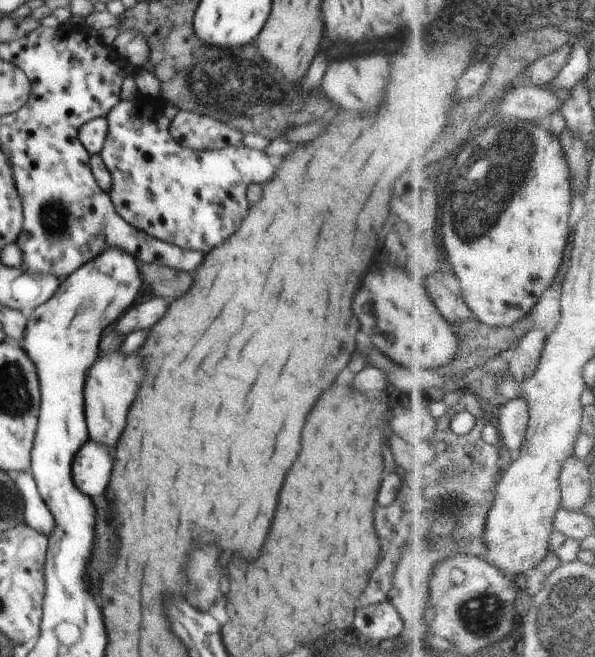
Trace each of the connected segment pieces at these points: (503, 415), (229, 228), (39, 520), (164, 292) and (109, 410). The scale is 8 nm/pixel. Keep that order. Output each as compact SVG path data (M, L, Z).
M511 393L508 402L499 408L497 432L503 435L503 442L510 450L521 452L531 421L529 400L524 396L516 397Z
M138 94L138 99L133 101L120 100L120 102L107 114L107 137L105 138L102 150L99 152L106 168L111 174L111 187L107 193L110 195L115 211L133 227L143 230L146 234L160 239L161 241L176 245L180 249L192 249L193 251L200 251L202 253L210 252L214 246L222 244L226 238L230 238L230 236L234 234L234 230L238 230L240 222L244 220L246 210L248 210L248 202L246 202L248 185L256 182L258 182L258 184L268 182L268 180L274 176L274 166L272 166L270 160L264 156L264 152L244 147L242 144L236 146L232 145L213 151L197 151L178 144L178 142L172 138L169 131L171 120L163 114L166 105L165 99L160 96L160 94L145 98Z
M15 473L12 475L23 498L25 524L48 538L55 529L55 518L41 497L33 474Z
M137 259L141 281L154 292L154 296L162 298L180 298L186 294L186 290L192 284L192 276L186 272L180 272L178 268L172 268L158 263L145 263Z
M120 352L114 354L99 354L96 362L89 368L84 385L85 398L85 419L89 434L89 440L114 448L124 426L126 426L126 408L132 404L136 398L136 390L144 378L144 368L142 360L132 354L132 356L122 356Z

